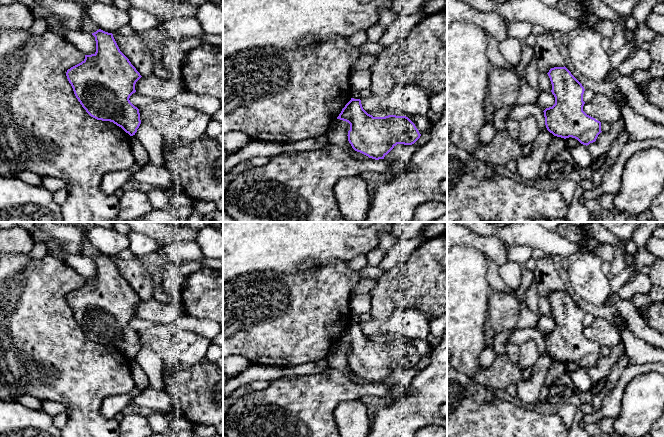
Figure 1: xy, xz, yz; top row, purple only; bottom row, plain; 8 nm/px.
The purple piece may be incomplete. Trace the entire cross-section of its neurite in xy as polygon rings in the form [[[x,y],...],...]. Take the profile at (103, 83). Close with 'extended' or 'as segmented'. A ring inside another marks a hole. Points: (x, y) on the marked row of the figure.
[[[101,29],[92,33],[96,52],[67,70],[66,76],[82,107],[93,118],[110,121],[121,127],[130,136],[135,135],[141,124],[139,109],[129,100],[136,92],[135,84],[142,77],[129,59],[120,51],[112,33]]] | as segmented

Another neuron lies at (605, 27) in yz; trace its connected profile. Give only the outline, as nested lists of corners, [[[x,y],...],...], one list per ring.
[[[601,19],[593,29],[597,30],[604,37],[611,38],[614,35],[615,26],[613,22]]]

